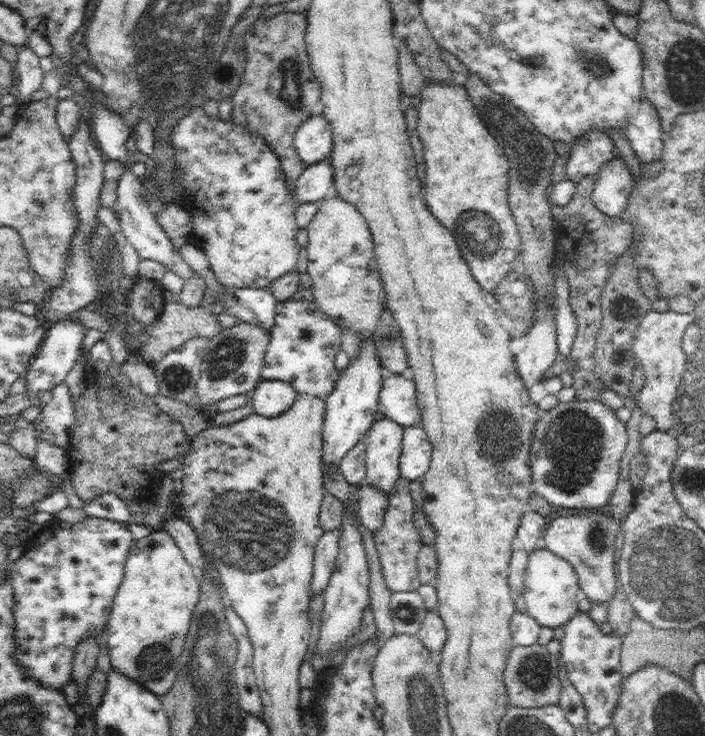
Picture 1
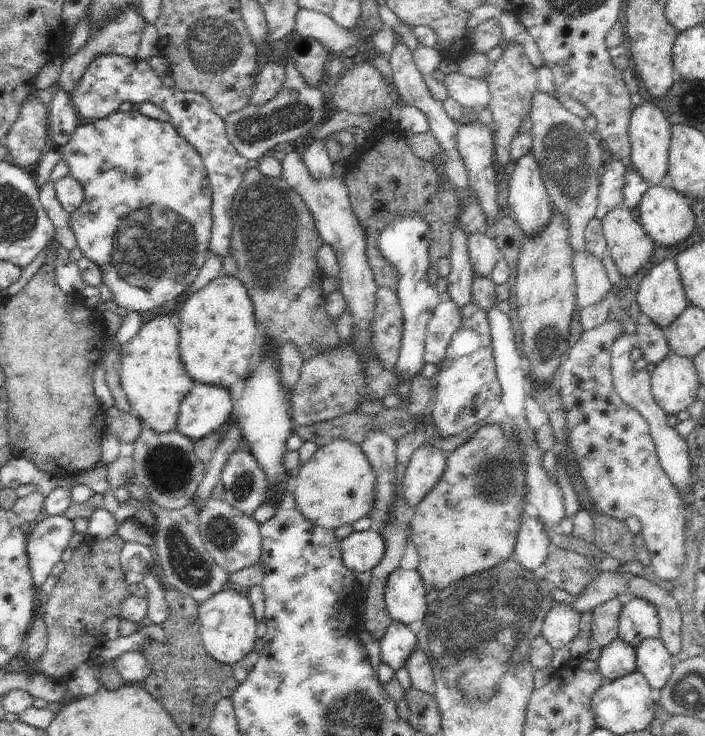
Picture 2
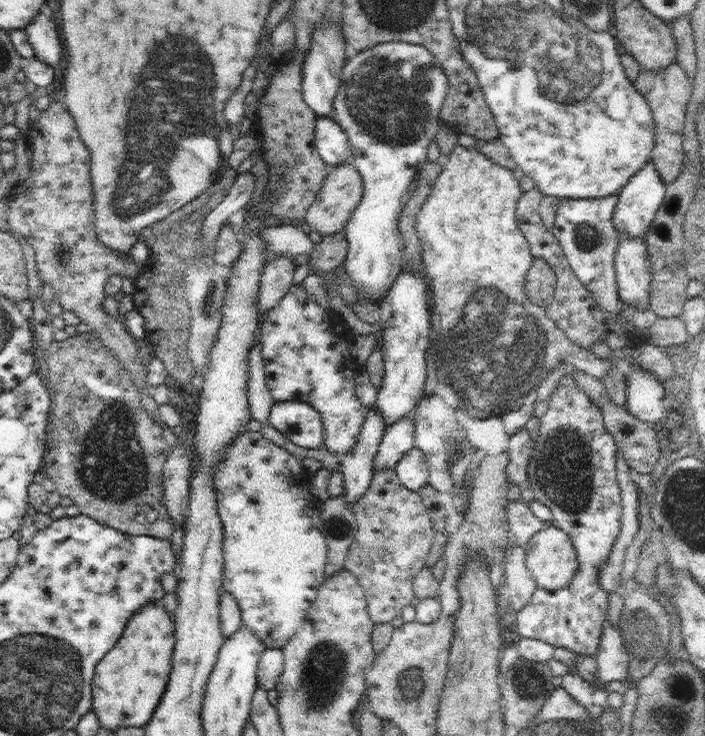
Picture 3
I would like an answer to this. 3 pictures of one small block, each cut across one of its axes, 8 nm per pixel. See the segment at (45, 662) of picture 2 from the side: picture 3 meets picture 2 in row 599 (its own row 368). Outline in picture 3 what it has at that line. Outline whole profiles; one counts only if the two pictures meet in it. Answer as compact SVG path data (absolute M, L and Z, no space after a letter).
M91 332L75 334L73 338L53 342L49 346L49 376L47 382L55 392L55 406L49 424L49 452L43 462L45 476L57 484L61 496L71 498L81 514L93 520L113 526L123 534L153 536L169 540L175 530L167 508L163 506L163 464L171 454L171 446L163 440L163 428L159 428L151 414L139 404L139 386L133 382L131 372L109 352L109 348Z

